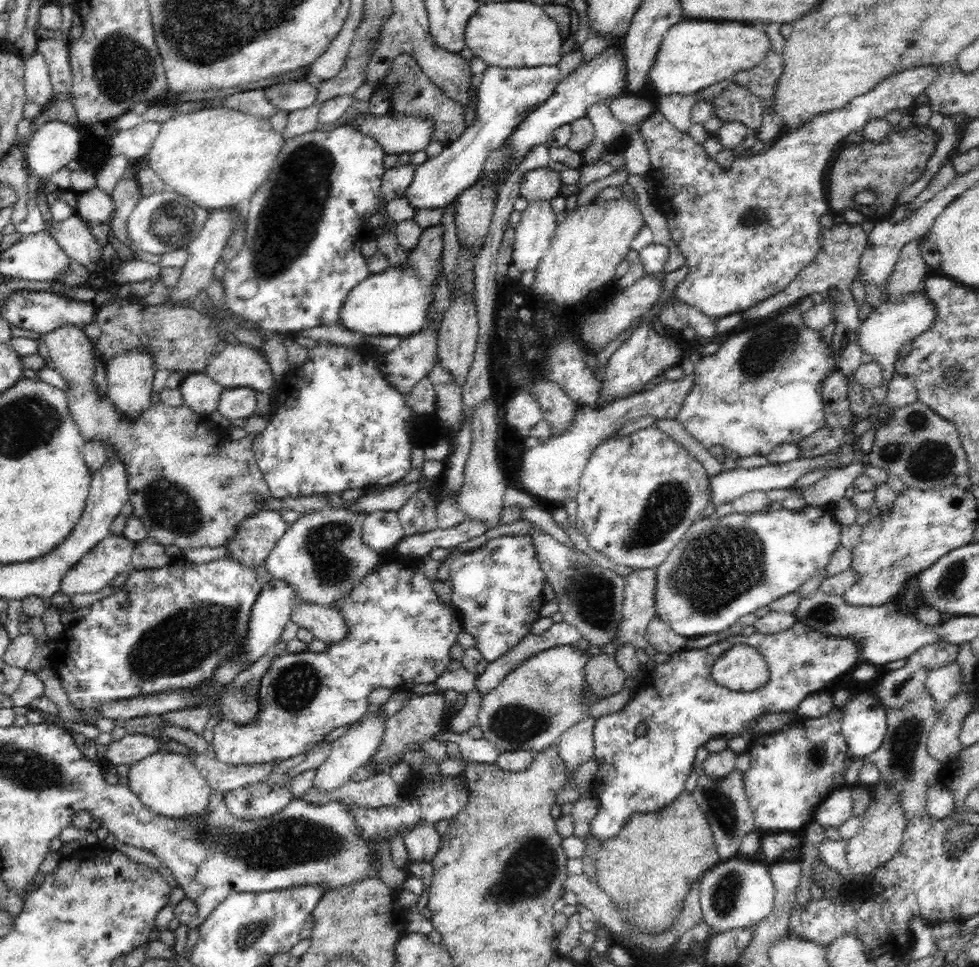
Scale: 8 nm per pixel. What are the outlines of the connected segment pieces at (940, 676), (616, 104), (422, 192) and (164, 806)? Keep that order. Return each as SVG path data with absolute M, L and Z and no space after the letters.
M957 662L928 670L927 691L932 695L934 701L934 714L936 717L946 704L950 704L952 696L956 696L963 690L962 671Z
M623 93L618 97L614 97L610 102L610 110L614 117L618 117L620 121L631 125L638 125L644 118L648 118L648 114L652 114L656 108L656 102L645 100L642 96L630 95Z
M557 65L509 68L490 66L483 72L479 84L474 122L440 154L415 166L412 184L406 199L414 210L447 207L463 190L472 186L480 176L486 157L500 146L513 130L538 106L554 94L562 77Z
M158 750L130 765L126 783L142 804L152 812L168 818L205 816L211 802L211 787L190 758L179 753Z

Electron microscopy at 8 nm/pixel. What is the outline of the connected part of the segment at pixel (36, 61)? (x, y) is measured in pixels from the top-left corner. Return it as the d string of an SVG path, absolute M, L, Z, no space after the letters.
M36 51L25 60L24 89L27 102L33 101L43 108L52 100L49 68L42 53Z

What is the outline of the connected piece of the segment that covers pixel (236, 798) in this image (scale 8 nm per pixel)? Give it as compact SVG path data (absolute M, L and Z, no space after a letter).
M267 779L224 793L228 811L240 820L259 820L280 813L294 800L290 782L284 788L272 788Z

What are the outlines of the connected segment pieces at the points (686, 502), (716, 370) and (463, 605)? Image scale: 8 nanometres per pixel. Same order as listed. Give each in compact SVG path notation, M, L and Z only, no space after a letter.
M654 425L644 428L644 430L638 430L634 434L622 436L622 438L614 437L607 440L604 444L600 444L594 450L583 470L581 479L579 480L579 490L576 498L576 529L580 534L584 535L590 547L606 555L611 561L616 562L616 564L630 566L633 569L656 568L664 562L664 559L671 553L674 546L680 542L686 530L692 526L692 523L700 517L704 508L708 506L710 498L709 478L710 476L708 476L708 473L704 470L700 462L691 454L688 454L684 447L676 443L670 436L667 436Z
M793 306L788 312L776 316L772 322L766 320L766 322L762 322L762 324L758 324L758 326L754 326L754 328L748 328L748 330L744 330L744 332L736 331L729 336L725 336L721 339L721 343L722 346L720 346L717 352L711 356L702 357L699 362L695 364L693 374L696 378L694 378L692 388L686 395L686 398L684 398L678 416L675 418L693 438L696 438L697 442L700 442L701 446L710 449L718 444L720 449L732 450L734 454L738 454L738 456L742 458L754 455L767 456L770 451L776 449L778 446L790 443L797 444L800 440L808 438L808 436L812 436L812 434L818 432L820 428L824 428L825 416L821 395L822 383L826 381L826 378L828 378L831 373L837 371L835 353L831 342L826 342L826 340L820 336L819 331L805 326L803 314L800 313L800 310L798 310L796 306Z
M530 535L498 536L471 551L454 549L445 561L449 566L451 603L459 613L462 628L475 638L486 662L498 660L530 632L545 604L545 573Z

